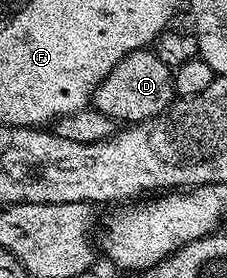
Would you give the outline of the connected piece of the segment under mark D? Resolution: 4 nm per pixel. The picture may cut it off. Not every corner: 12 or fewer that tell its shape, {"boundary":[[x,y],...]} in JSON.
{"boundary":[[132,51],[93,90],[118,124],[142,123],[175,98],[174,68]]}

